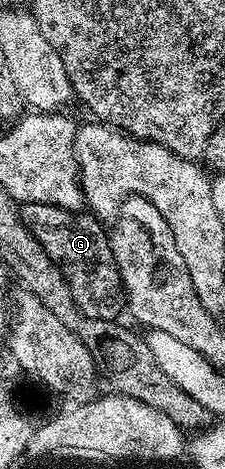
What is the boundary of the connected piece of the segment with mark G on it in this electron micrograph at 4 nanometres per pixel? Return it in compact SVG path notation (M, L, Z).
M24 203L20 210L26 228L38 238L48 257L64 275L78 308L88 317L117 320L126 307L126 290L110 248L107 228L102 228L93 214L65 211L47 203Z

